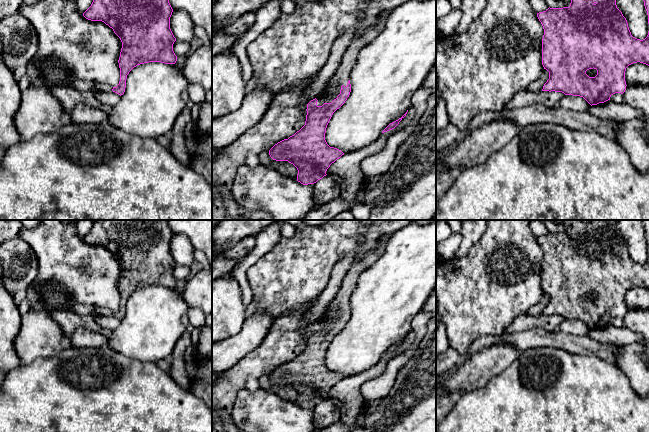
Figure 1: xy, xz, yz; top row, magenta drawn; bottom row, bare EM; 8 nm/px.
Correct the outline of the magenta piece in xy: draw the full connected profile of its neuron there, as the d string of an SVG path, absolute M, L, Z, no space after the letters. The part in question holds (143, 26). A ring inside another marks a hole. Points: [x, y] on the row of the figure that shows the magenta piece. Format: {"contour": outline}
{"contour": "M93 0L83 16L91 21L102 21L120 38L122 48L118 60L120 81L112 91L124 94L129 72L137 65L149 62L175 64L177 56L173 51L176 41L170 29L173 9L169 0Z"}

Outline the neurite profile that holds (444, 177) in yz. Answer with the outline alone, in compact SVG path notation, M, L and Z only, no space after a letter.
M464 167L436 170L436 204L452 183L459 176Z

